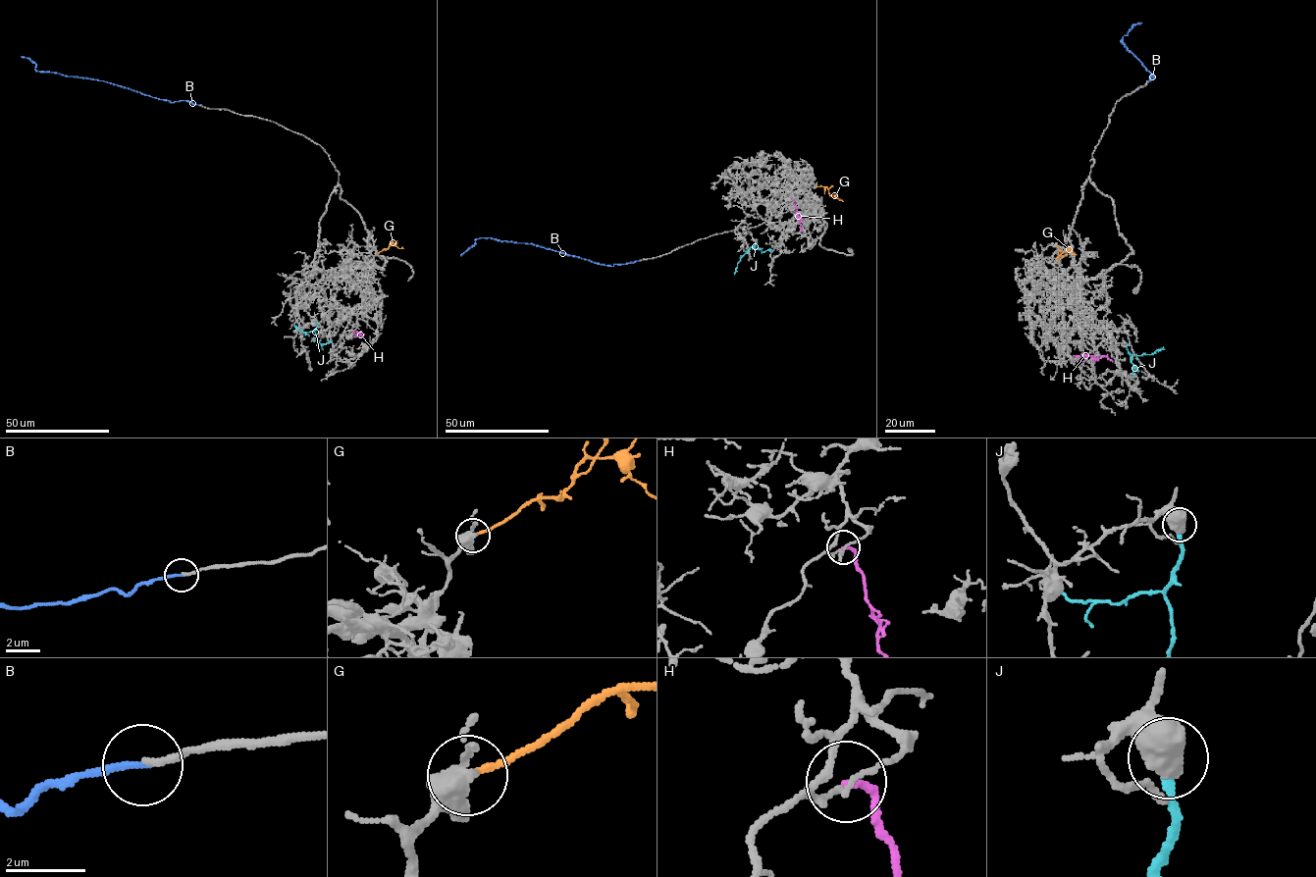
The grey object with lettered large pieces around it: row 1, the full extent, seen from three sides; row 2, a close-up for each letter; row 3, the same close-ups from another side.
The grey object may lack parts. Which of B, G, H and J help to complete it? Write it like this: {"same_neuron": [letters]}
{"same_neuron": ["B"]}

